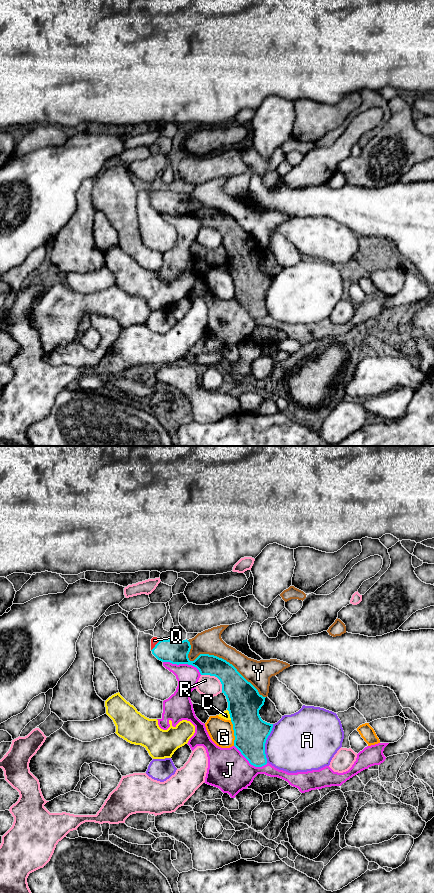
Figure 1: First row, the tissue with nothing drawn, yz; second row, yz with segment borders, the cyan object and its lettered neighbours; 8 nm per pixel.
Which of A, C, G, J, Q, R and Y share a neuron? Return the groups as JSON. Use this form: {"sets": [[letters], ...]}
{"sets": [["A"], ["C"], ["G"], ["J"], ["Q"], ["R"], ["Y"]]}

